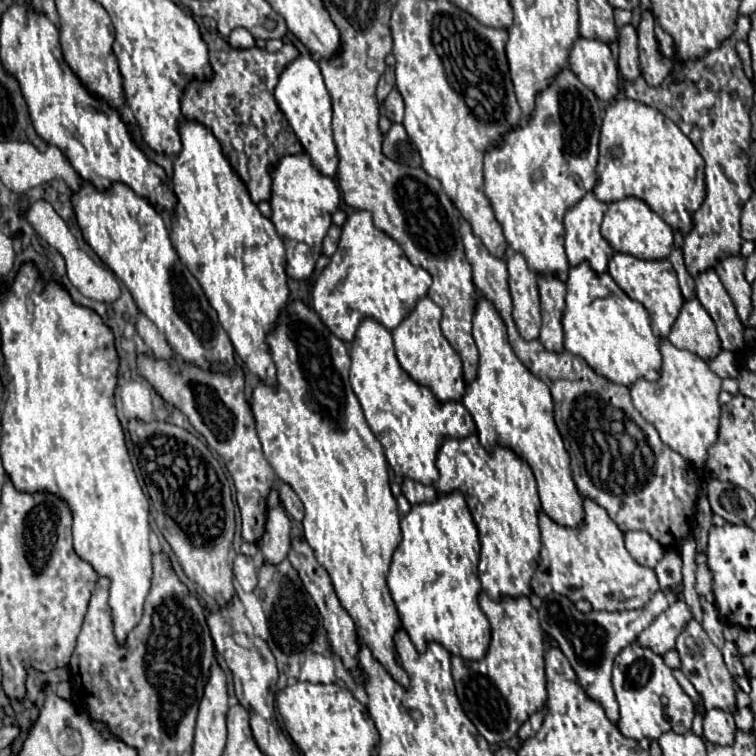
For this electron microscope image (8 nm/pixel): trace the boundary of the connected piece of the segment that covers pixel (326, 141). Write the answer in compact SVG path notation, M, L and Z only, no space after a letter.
M300 53L300 57L282 71L274 95L276 95L276 103L280 105L290 127L300 139L312 165L322 175L334 177L336 167L338 167L338 153L336 153L336 145L332 139L332 105L330 105L330 95L324 85L318 63L312 61L308 53Z

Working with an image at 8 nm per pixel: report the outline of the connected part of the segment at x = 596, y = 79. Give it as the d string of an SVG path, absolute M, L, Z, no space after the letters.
M578 39L570 53L570 69L600 101L612 101L620 93L620 73L606 43Z

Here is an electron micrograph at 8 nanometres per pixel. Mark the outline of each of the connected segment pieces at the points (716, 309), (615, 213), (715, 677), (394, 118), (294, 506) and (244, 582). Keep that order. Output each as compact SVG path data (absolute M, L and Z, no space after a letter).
M714 269L696 277L696 297L714 319L722 347L728 351L740 351L744 347L744 325Z
M628 197L608 205L608 211L602 221L602 237L618 253L626 253L638 259L666 259L674 245L674 231L668 223L662 221L642 199Z
M698 621L688 623L686 631L676 641L676 649L678 649L680 659L682 659L682 673L690 679L690 683L696 687L696 691L704 697L706 709L722 709L728 713L736 713L738 705L736 705L734 677L726 669L720 649L714 647L714 643L708 639L706 631L702 629L702 625Z
M396 89L390 91L388 99L384 101L384 109L386 109L386 113L388 113L388 117L390 117L392 123L402 123L404 101L402 101L402 95L400 95Z
M286 483L280 485L280 501L282 501L286 513L288 513L292 519L302 521L302 517L304 517L302 501L300 501L300 497L294 493L294 489L292 489L290 485L286 485Z
M238 553L236 555L236 559L234 559L234 577L236 577L236 581L240 583L240 587L244 589L244 591L254 591L254 587L256 587L256 577L258 577L258 569L254 567L254 561L252 561L252 557L246 557L246 555L242 555L242 553Z

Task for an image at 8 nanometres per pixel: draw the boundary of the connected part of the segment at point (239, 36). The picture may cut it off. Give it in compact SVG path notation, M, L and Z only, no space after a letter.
M236 29L236 31L230 33L228 43L230 43L232 47L236 47L236 49L240 49L240 47L248 49L248 47L254 45L254 37L252 37L248 31L244 31L244 29Z

